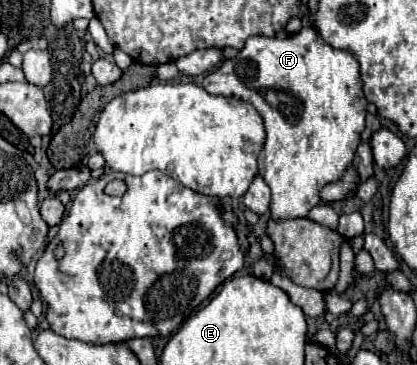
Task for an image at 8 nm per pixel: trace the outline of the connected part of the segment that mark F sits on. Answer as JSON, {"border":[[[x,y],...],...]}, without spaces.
{"border":[[[302,28],[298,34],[292,34],[292,36],[286,36],[284,40],[282,38],[248,38],[244,50],[238,52],[236,58],[232,60],[224,60],[222,66],[214,72],[210,72],[208,76],[204,76],[202,84],[200,84],[208,94],[220,94],[220,96],[236,96],[240,100],[246,100],[250,102],[258,114],[262,116],[264,120],[264,128],[266,128],[266,140],[264,140],[264,146],[258,154],[258,174],[268,182],[270,190],[272,190],[272,202],[270,202],[270,212],[272,212],[272,218],[276,220],[288,220],[288,218],[304,218],[314,206],[318,206],[320,202],[320,188],[324,188],[326,184],[330,182],[336,182],[344,170],[352,164],[352,158],[356,154],[356,148],[360,144],[360,132],[364,130],[364,116],[366,116],[366,98],[362,96],[362,82],[360,82],[360,68],[358,68],[358,62],[356,58],[352,58],[352,54],[348,54],[346,50],[332,50],[322,38],[320,34],[314,30],[314,28]]]}

